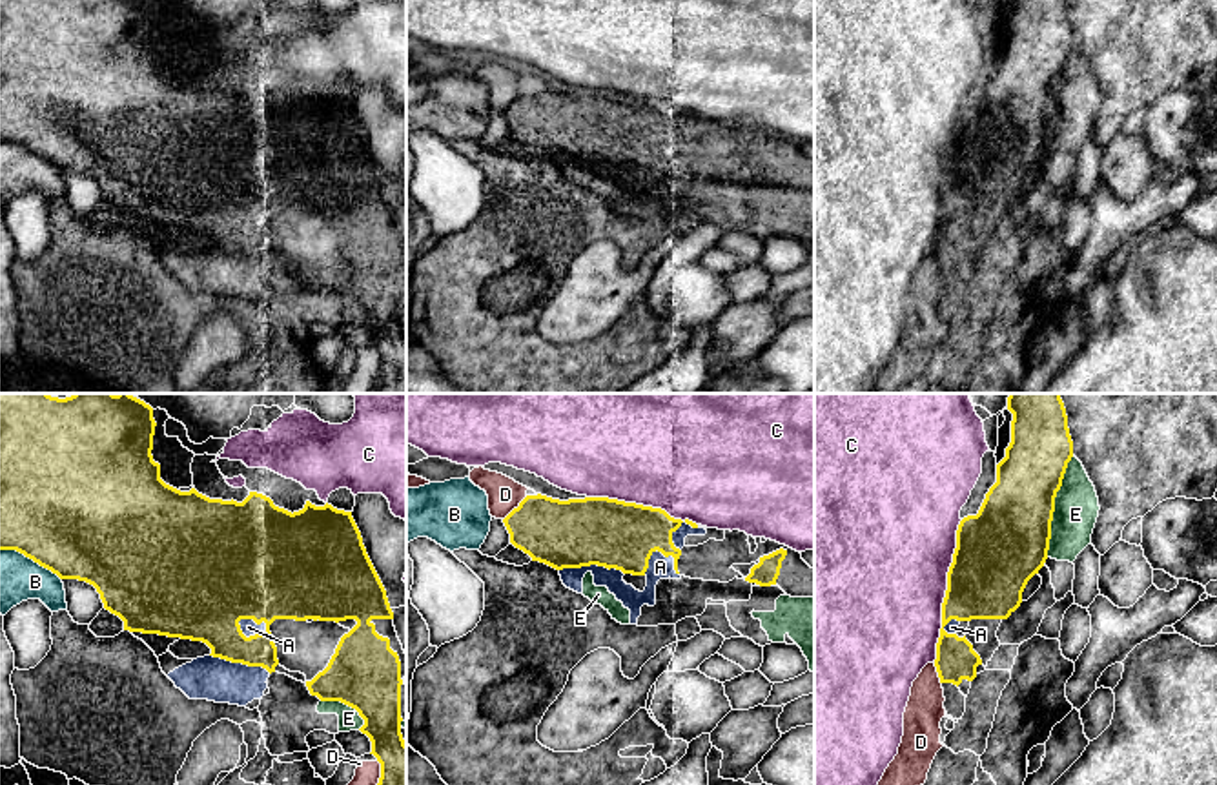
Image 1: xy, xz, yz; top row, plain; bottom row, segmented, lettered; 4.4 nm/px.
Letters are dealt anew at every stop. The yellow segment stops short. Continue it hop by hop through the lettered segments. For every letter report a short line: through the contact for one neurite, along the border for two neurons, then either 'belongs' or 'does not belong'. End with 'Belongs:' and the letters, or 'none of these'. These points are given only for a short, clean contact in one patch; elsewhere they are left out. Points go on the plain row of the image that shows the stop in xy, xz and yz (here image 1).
A: does not belong
B: does not belong
C: does not belong
D: does not belong
E: does not belong
Belongs: none of these

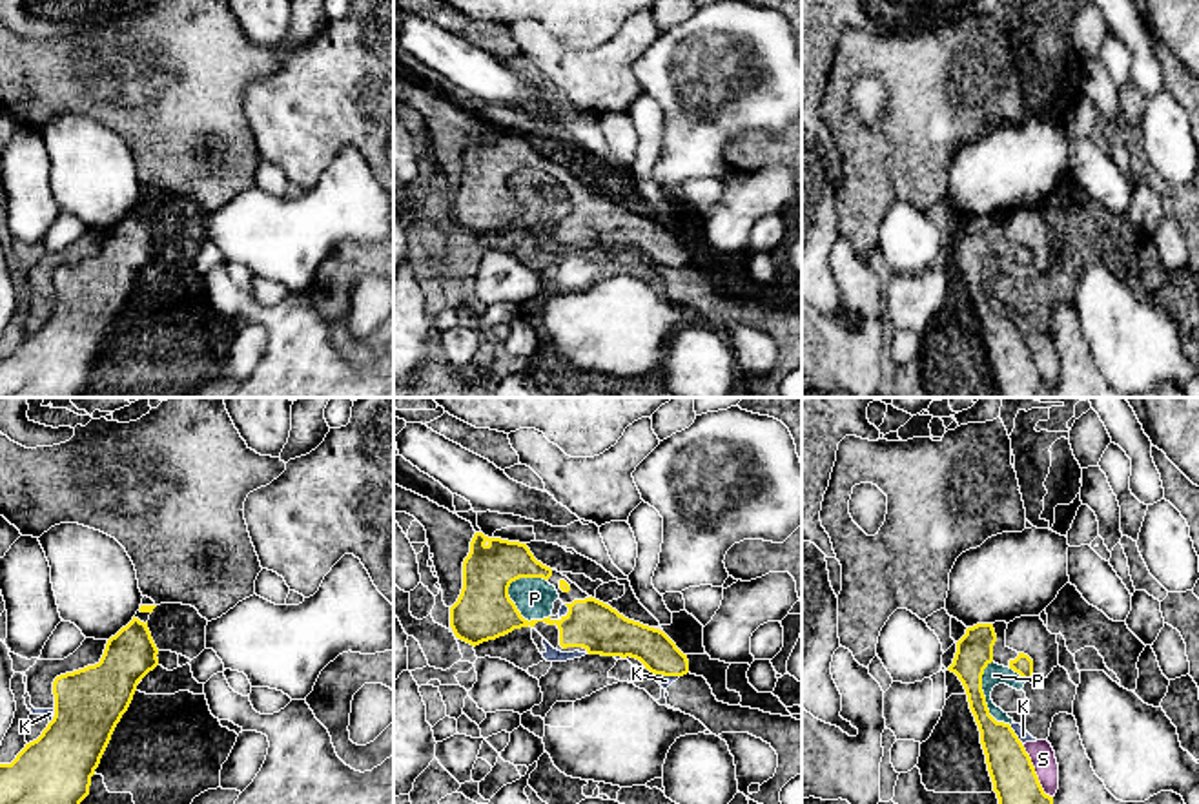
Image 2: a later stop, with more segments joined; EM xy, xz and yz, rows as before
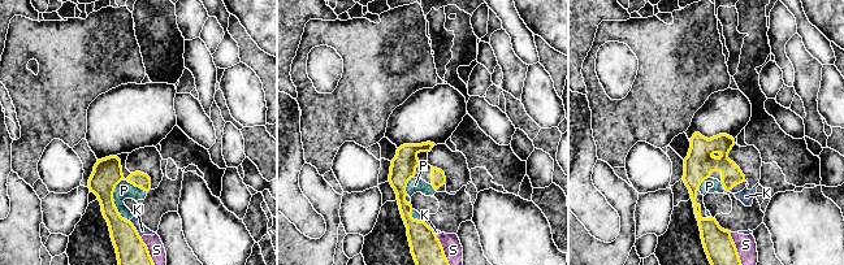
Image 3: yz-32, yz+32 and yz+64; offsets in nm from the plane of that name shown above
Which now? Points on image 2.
K: does not belong
P: does not belong
S: does not belong
Belongs: none of these

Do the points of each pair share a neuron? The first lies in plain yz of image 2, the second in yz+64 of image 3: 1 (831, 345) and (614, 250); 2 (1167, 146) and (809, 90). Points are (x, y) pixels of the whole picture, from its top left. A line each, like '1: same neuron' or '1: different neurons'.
1: same neuron
2: different neurons

